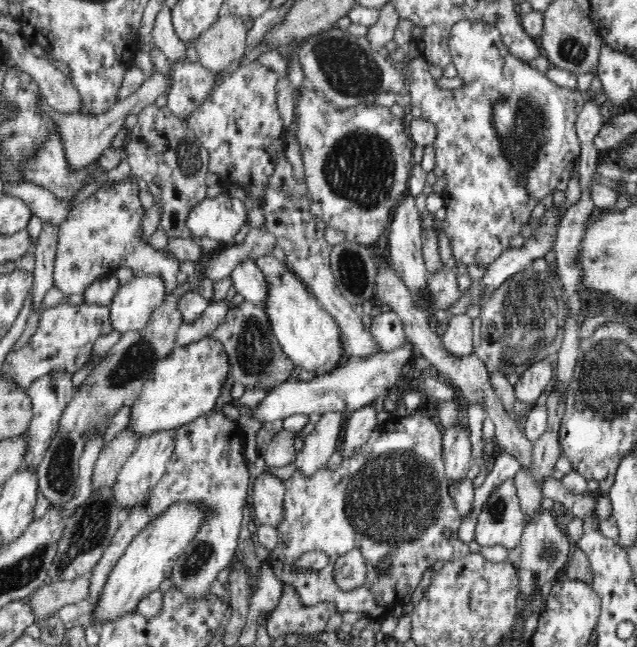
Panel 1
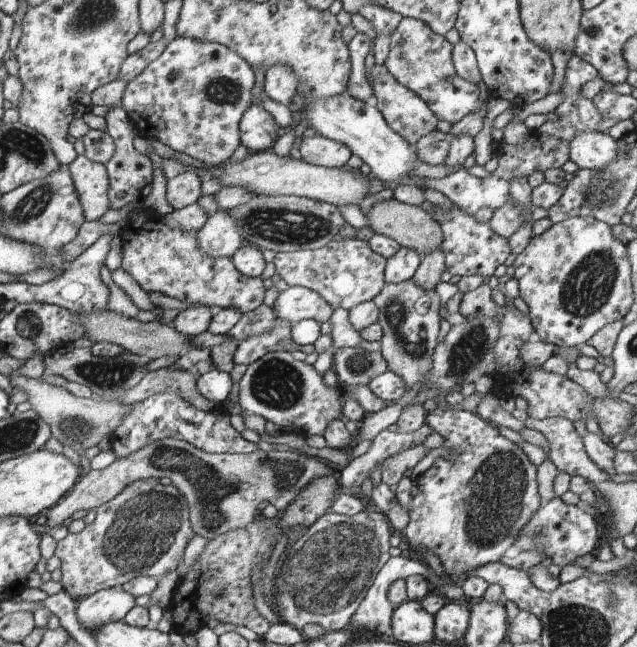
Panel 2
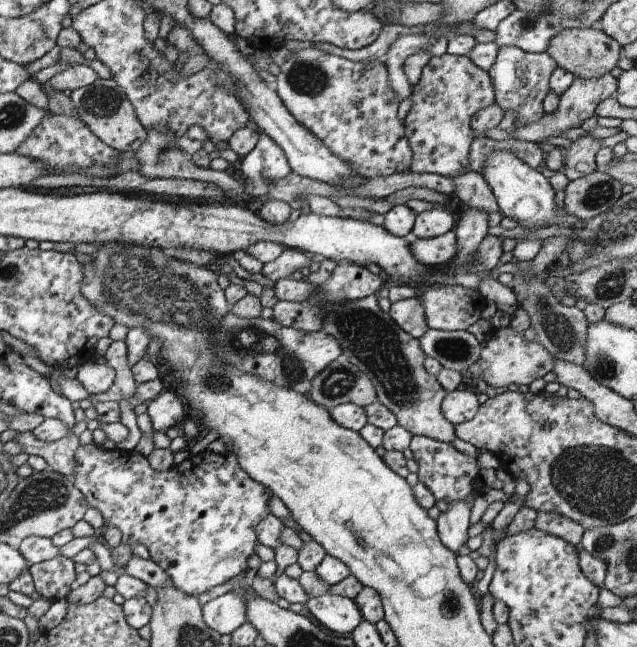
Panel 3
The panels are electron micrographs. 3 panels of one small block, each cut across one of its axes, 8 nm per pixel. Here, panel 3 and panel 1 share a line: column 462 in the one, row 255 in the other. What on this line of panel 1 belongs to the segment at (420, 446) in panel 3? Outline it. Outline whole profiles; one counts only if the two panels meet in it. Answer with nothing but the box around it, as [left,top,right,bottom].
[404,20,585,266]

